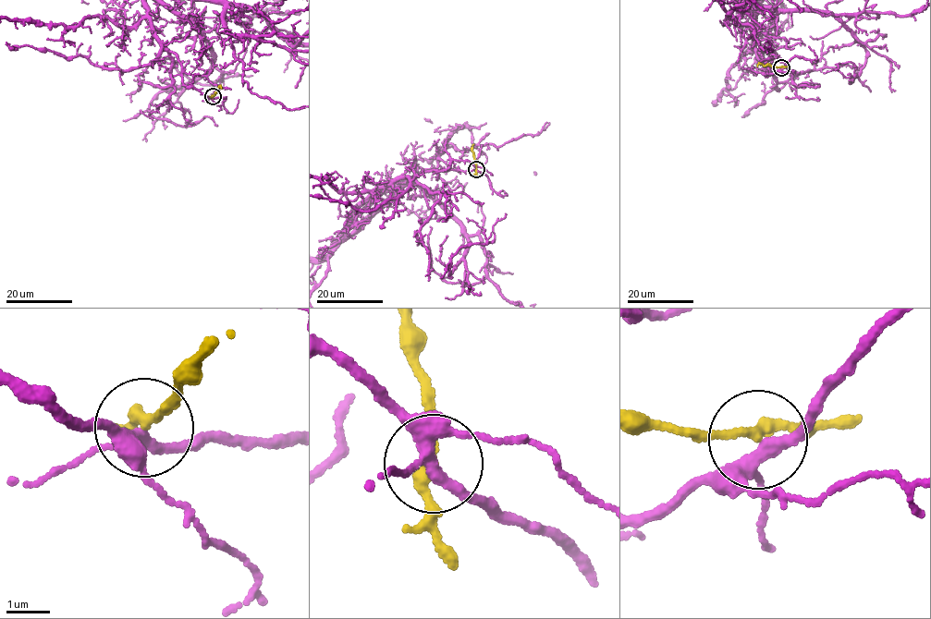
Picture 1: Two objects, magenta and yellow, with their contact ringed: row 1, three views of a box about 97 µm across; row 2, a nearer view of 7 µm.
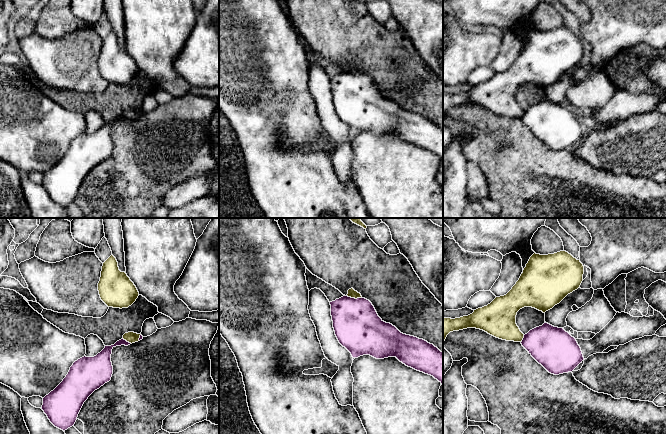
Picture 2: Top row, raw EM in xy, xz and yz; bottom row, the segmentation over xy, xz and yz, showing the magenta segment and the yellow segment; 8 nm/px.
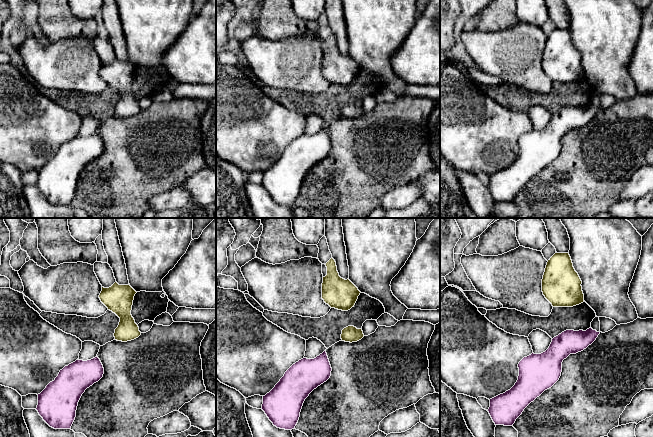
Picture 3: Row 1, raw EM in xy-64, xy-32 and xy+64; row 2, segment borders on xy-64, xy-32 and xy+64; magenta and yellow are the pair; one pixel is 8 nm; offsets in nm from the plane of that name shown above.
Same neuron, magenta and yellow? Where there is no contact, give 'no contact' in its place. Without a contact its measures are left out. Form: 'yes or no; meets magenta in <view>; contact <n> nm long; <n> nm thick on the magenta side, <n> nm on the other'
no; meets magenta in xz; contact 120 nm long; 380 nm thick on the magenta side, 70 nm on the other

